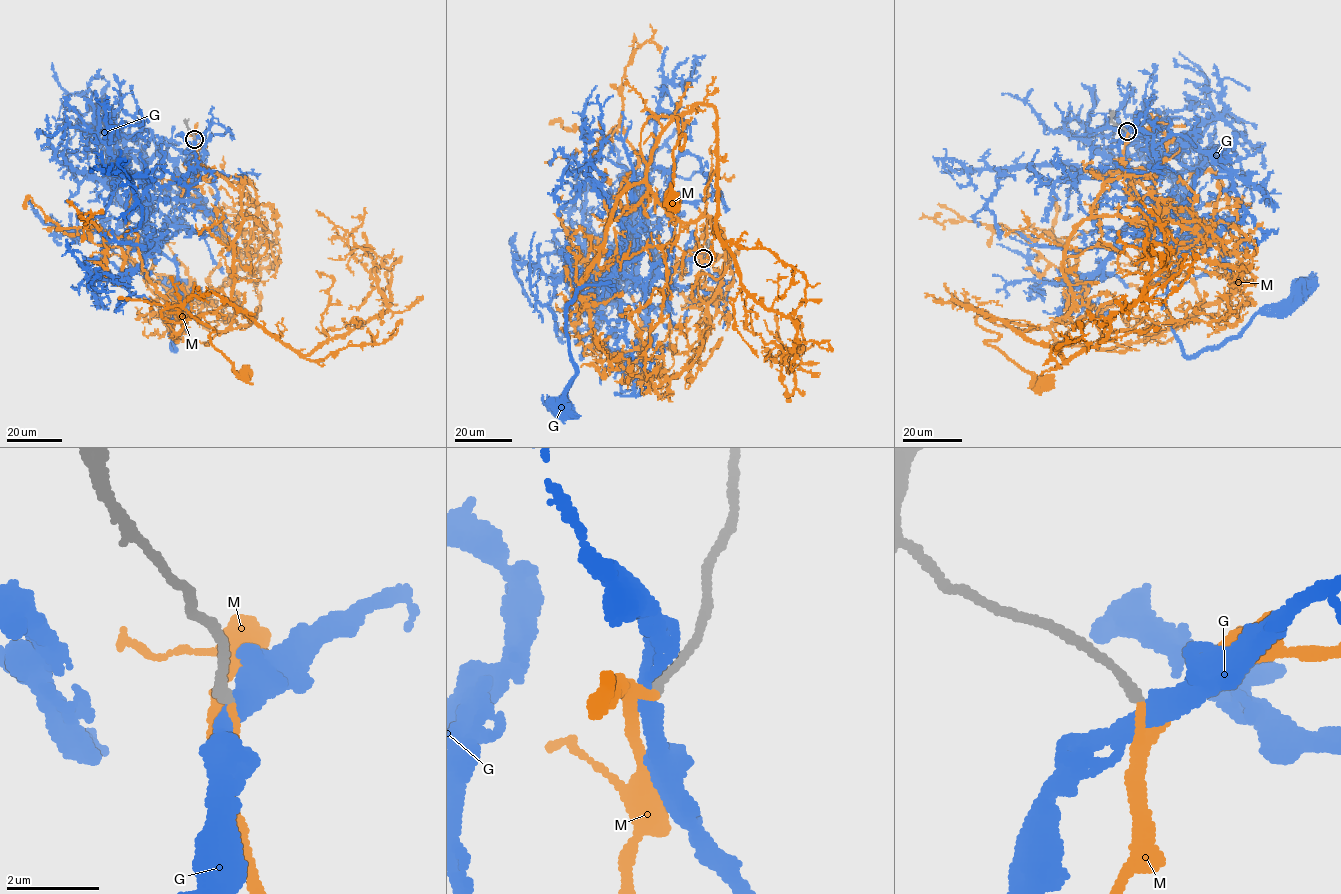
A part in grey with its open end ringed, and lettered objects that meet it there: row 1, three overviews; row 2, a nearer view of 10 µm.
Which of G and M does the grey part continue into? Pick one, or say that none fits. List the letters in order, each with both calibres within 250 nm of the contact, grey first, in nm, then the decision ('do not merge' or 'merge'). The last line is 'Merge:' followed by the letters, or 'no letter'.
G: calibres 200 and 360 nm; do not merge
M: calibres 220 and 140 nm; merge
Merge: M

